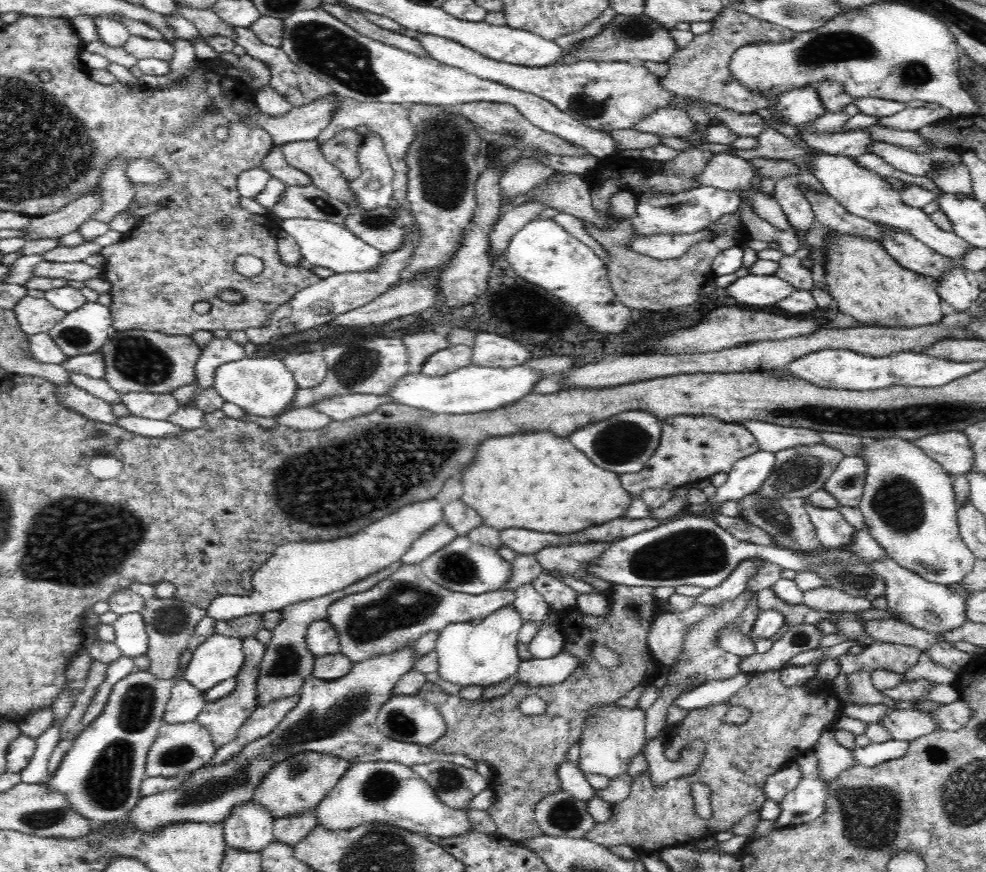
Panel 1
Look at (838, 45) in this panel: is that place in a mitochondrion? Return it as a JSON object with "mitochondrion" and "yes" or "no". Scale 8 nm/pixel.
{"mitochondrion":"yes"}

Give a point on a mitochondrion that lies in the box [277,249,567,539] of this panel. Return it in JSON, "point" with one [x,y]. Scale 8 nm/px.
{"point":[353,365]}

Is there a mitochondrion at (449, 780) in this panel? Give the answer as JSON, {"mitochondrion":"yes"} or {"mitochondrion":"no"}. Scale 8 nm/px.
{"mitochondrion":"yes"}

